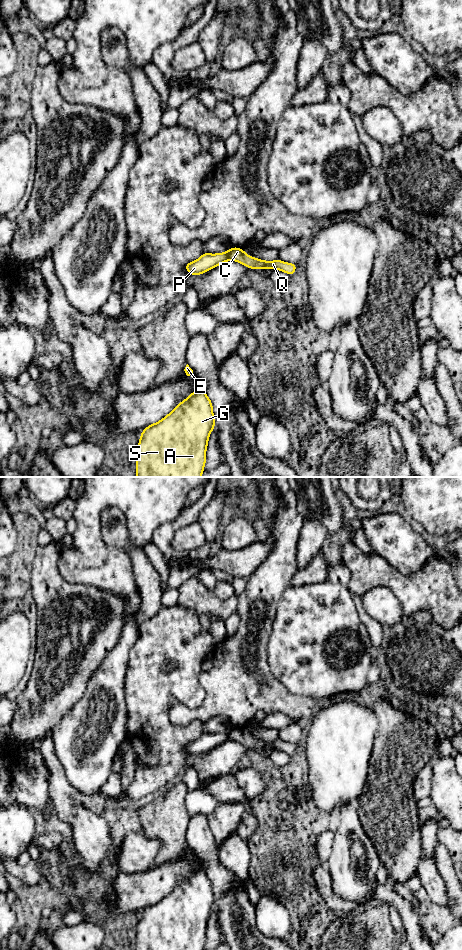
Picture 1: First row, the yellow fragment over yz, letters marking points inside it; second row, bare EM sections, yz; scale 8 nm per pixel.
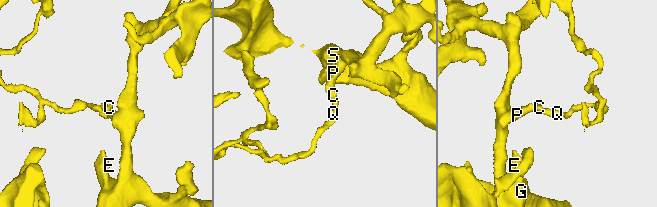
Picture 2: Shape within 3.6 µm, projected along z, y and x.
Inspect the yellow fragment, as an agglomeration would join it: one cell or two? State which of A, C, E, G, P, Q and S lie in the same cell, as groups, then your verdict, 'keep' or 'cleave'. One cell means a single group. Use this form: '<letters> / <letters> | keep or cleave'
A E G P S / C Q | cleave

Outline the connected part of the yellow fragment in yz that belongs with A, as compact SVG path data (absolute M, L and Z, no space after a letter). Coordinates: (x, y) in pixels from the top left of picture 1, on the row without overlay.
M198 868L167 896L141 912L136 950L204 950L208 920L214 909L212 881Z

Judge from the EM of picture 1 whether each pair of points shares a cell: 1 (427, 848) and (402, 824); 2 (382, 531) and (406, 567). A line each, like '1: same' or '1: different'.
1: different
2: same

